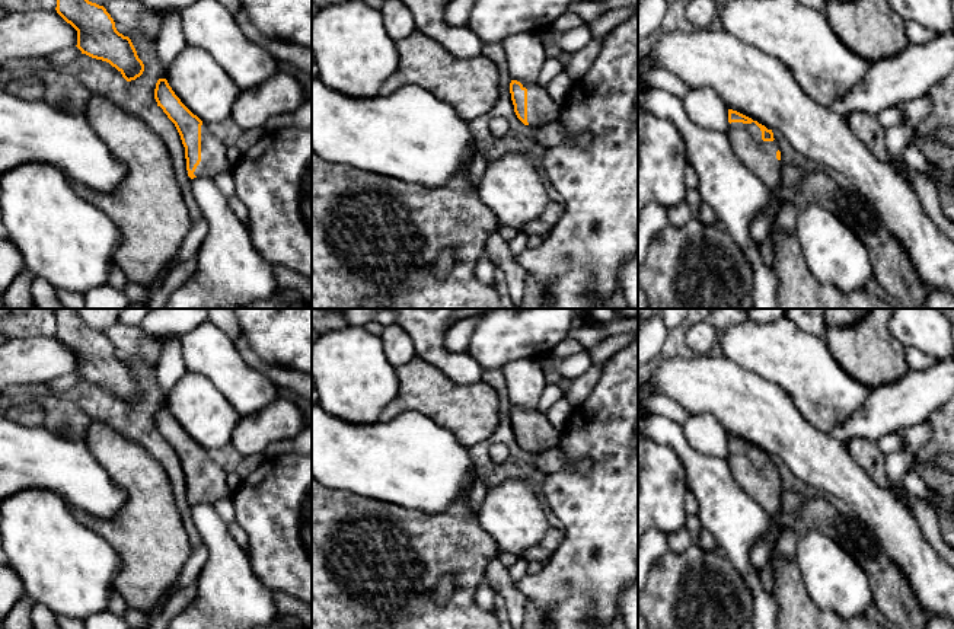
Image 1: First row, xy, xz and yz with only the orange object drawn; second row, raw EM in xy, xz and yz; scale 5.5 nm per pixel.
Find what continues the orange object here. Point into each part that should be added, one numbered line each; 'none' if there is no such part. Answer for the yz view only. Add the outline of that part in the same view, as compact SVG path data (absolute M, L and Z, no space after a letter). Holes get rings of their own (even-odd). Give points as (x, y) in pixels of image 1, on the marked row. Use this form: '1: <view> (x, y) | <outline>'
1: yz (759, 156) | M731 122L727 130L728 141L738 160L769 189L784 188L782 163L776 159L776 141L763 141L760 128L752 124Z

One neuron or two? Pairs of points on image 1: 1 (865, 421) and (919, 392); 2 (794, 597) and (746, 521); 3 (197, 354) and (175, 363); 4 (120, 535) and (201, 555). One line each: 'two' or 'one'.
1: one
2: two
3: two
4: two

